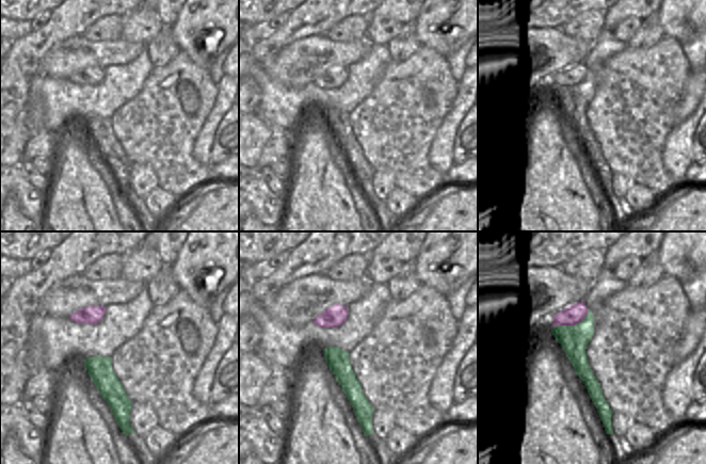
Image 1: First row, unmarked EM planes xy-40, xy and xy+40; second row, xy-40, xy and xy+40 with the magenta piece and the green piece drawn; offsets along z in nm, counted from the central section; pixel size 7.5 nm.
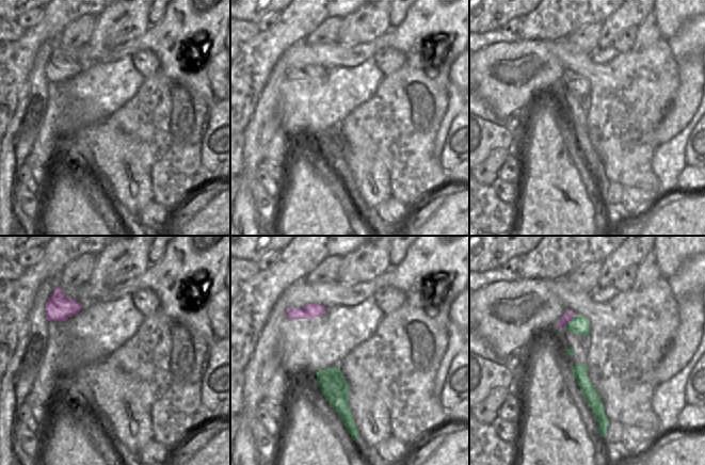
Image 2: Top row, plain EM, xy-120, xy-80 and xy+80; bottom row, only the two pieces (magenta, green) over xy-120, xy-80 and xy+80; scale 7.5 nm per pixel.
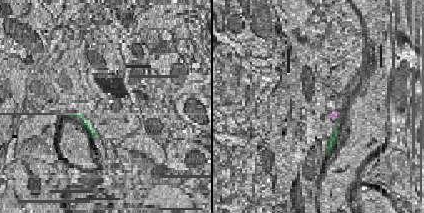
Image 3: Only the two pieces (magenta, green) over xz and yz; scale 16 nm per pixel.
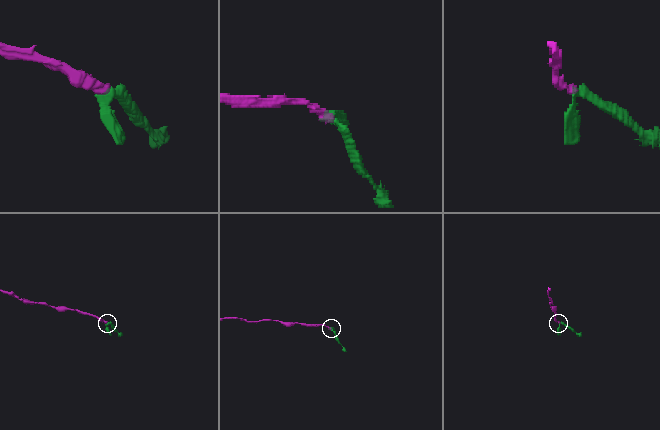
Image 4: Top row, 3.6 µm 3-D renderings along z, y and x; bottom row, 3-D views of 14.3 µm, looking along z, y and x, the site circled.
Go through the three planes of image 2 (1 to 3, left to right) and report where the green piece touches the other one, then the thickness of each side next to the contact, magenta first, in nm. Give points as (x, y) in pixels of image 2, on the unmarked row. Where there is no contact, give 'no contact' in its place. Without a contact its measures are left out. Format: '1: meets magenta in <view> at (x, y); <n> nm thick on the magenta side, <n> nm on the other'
1: no contact
2: no contact
3: meets magenta in xy+80 at (569, 82); 70 nm thick on the magenta side, 140 nm on the other

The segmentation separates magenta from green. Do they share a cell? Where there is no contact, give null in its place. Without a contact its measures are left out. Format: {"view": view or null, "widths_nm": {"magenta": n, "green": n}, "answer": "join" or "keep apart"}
{"view": "xy+40", "widths_nm": {"magenta": 150, "green": 200}, "answer": "join"}

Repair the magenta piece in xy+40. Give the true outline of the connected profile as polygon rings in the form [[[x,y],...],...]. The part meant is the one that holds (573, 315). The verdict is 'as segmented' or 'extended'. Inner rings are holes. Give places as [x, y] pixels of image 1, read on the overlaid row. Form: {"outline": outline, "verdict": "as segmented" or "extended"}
{"outline": [[[578,302],[572,306],[567,306],[560,313],[553,316],[553,323],[551,325],[551,333],[556,337],[556,340],[563,348],[566,356],[572,363],[576,374],[583,381],[583,384],[594,402],[599,417],[604,423],[605,431],[607,434],[613,434],[613,429],[611,427],[611,416],[613,414],[611,407],[607,403],[600,384],[596,380],[589,363],[588,356],[585,354],[587,345],[592,339],[594,334],[594,316],[589,310],[584,302]]], "verdict": "extended"}

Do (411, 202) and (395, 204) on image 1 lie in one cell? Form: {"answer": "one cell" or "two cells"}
{"answer": "one cell"}

